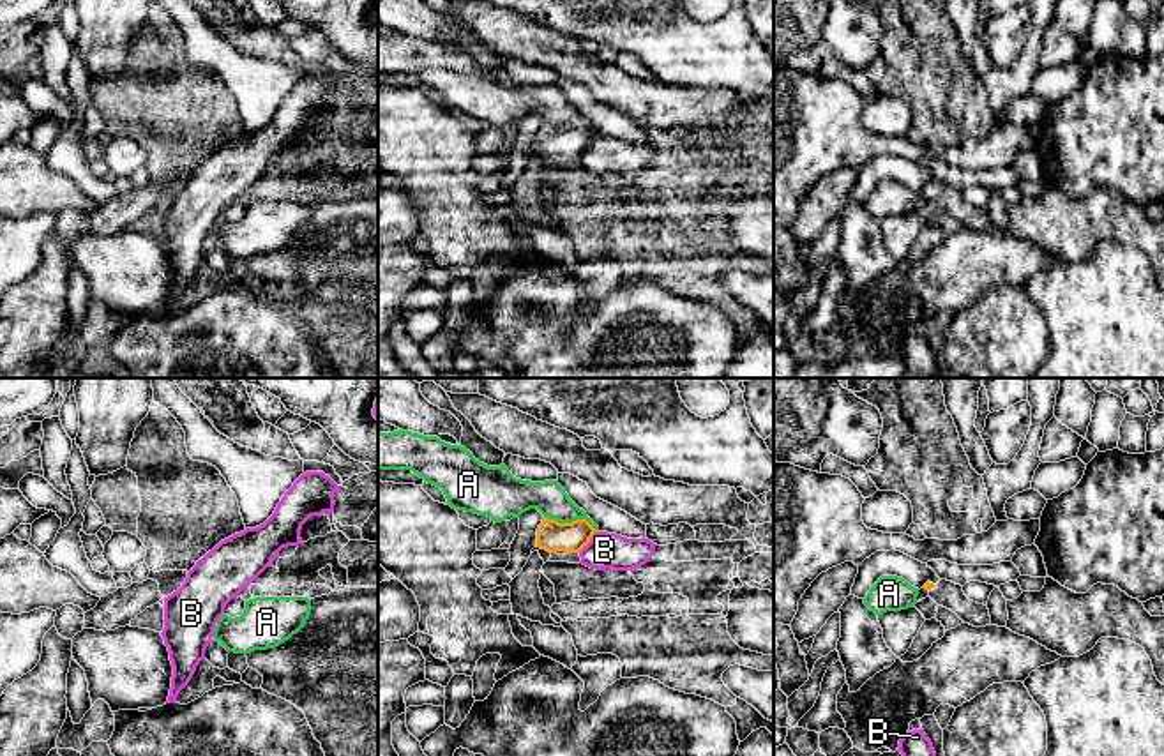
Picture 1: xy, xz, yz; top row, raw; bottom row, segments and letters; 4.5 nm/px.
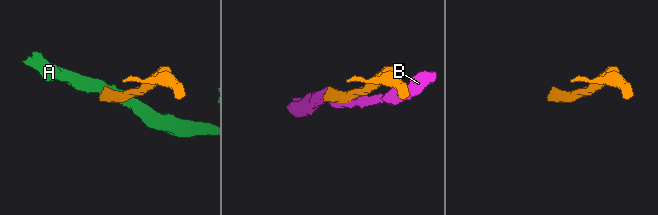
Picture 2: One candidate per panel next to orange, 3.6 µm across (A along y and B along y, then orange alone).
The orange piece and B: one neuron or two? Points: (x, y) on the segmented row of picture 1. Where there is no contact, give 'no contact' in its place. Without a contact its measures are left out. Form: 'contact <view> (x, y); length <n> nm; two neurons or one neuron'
contact xz (589, 541); length 140 nm; two neurons

